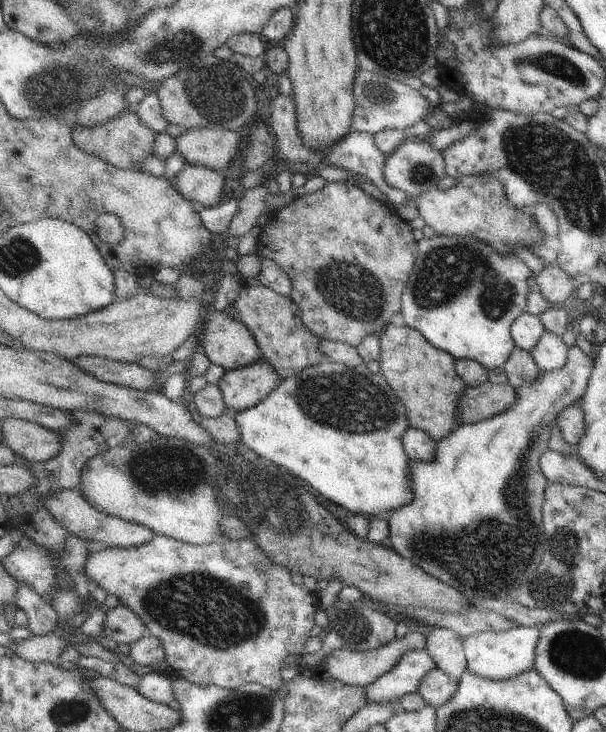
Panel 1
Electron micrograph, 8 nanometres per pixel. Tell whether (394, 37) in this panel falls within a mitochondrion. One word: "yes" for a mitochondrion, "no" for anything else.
yes

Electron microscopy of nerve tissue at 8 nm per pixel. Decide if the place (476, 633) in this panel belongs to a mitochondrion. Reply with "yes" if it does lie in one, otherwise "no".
no

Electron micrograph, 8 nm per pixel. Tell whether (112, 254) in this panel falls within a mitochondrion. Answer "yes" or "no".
no

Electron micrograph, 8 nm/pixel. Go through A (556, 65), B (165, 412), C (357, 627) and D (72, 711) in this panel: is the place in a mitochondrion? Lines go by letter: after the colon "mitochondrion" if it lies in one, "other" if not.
A: mitochondrion
B: other
C: mitochondrion
D: mitochondrion

